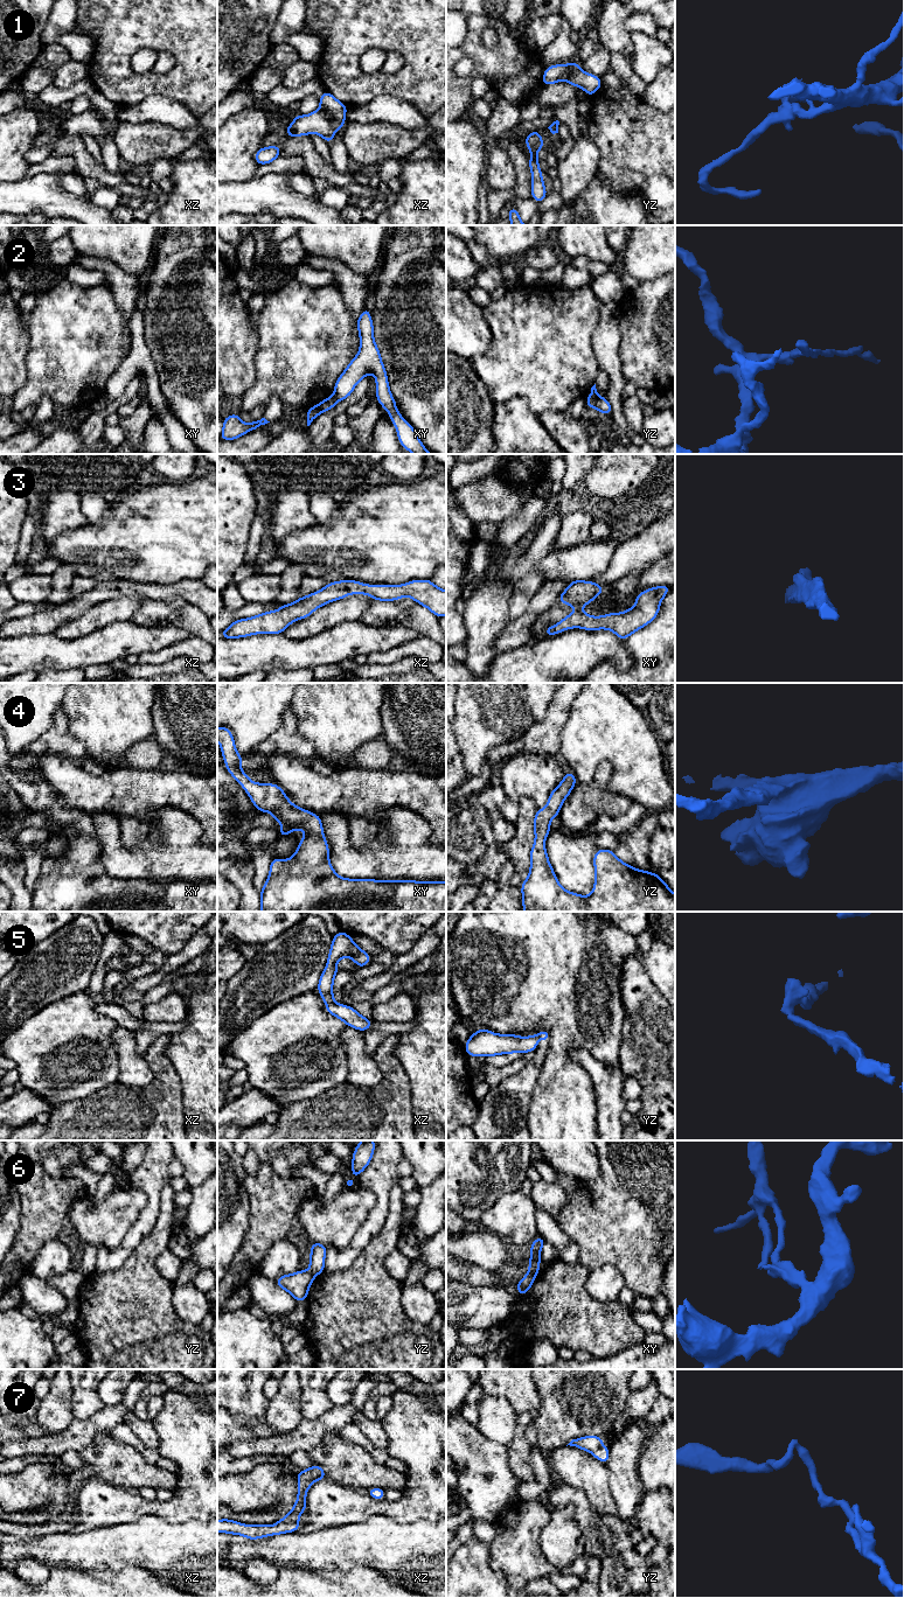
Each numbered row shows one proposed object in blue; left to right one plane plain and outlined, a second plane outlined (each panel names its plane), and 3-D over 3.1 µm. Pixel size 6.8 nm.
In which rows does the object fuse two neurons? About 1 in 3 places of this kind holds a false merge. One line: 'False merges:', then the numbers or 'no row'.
False merges: 1, 2, 5, 6, 7

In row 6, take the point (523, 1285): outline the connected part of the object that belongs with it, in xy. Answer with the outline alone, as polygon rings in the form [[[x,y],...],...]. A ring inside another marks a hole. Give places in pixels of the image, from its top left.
[[[527,1273],[517,1284],[517,1295],[526,1295],[530,1286],[533,1285],[533,1283],[535,1282],[537,1273]]]

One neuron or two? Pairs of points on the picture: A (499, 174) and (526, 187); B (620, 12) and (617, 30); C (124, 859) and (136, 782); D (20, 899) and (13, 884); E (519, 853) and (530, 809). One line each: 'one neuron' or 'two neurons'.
A: two neurons
B: one neuron
C: two neurons
D: one neuron
E: one neuron

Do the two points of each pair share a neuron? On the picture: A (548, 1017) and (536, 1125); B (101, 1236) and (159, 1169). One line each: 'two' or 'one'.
A: one
B: two

